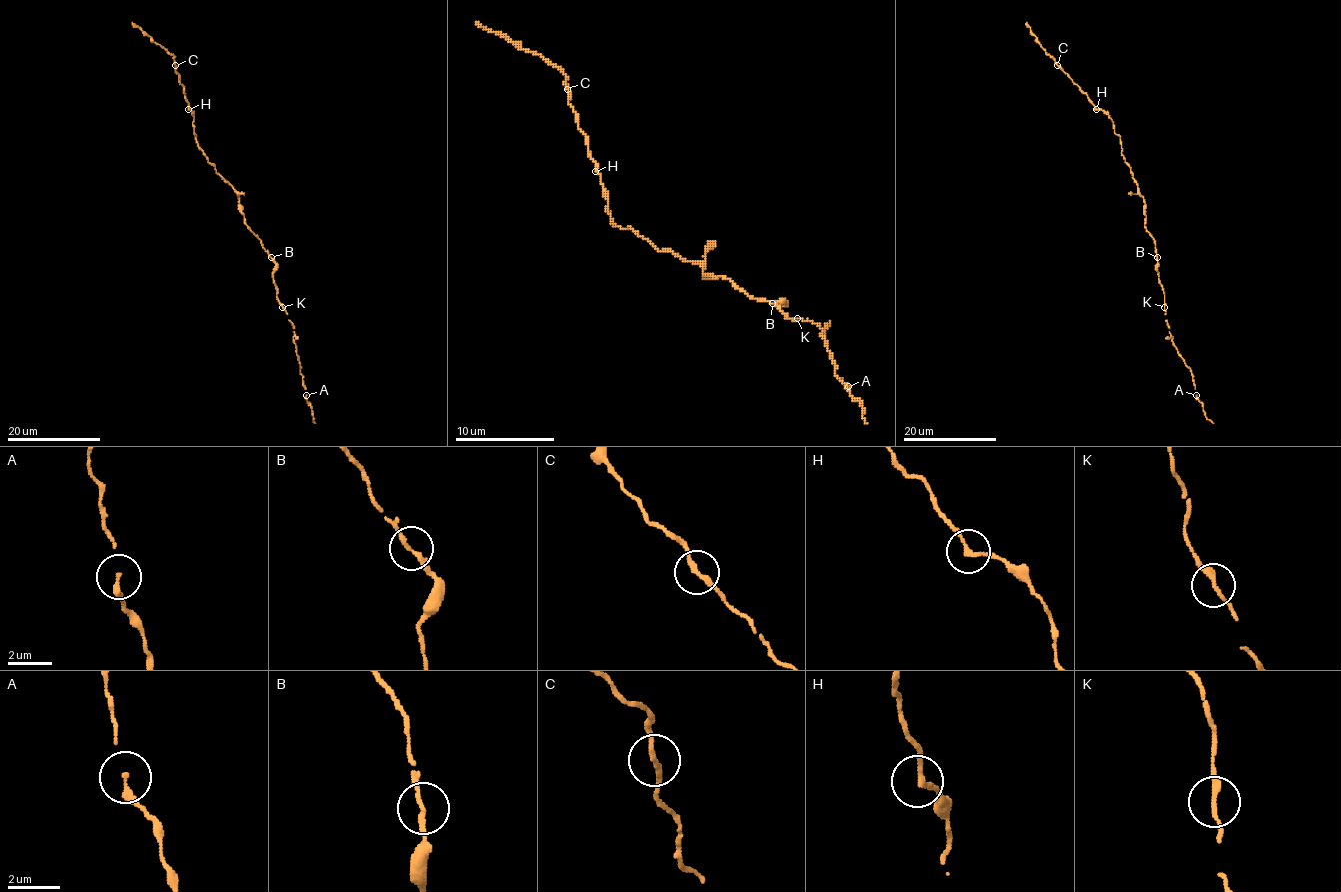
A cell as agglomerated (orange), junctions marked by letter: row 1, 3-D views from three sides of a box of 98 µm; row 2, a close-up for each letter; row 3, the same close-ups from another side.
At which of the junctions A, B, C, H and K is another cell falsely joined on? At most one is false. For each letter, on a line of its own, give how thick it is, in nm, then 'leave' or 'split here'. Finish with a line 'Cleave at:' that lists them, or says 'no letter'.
A: 190 nm | leave
B: 180 nm | leave
C: 200 nm | leave
H: 190 nm | leave
K: 220 nm | leave
Cleave at: no letter

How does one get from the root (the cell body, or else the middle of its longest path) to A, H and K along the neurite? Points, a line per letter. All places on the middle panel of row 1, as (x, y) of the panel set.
A: (705, 276), (723, 276), (750, 299), (782, 303), (785, 318), (812, 321), (835, 376), (847, 386)
H: (705, 276), (698, 264), (660, 251), (630, 226), (615, 226), (605, 209), (608, 194), (595, 171)
K: (705, 276), (723, 276), (750, 299), (782, 303), (777, 306), (785, 313), (785, 318), (797, 318)

